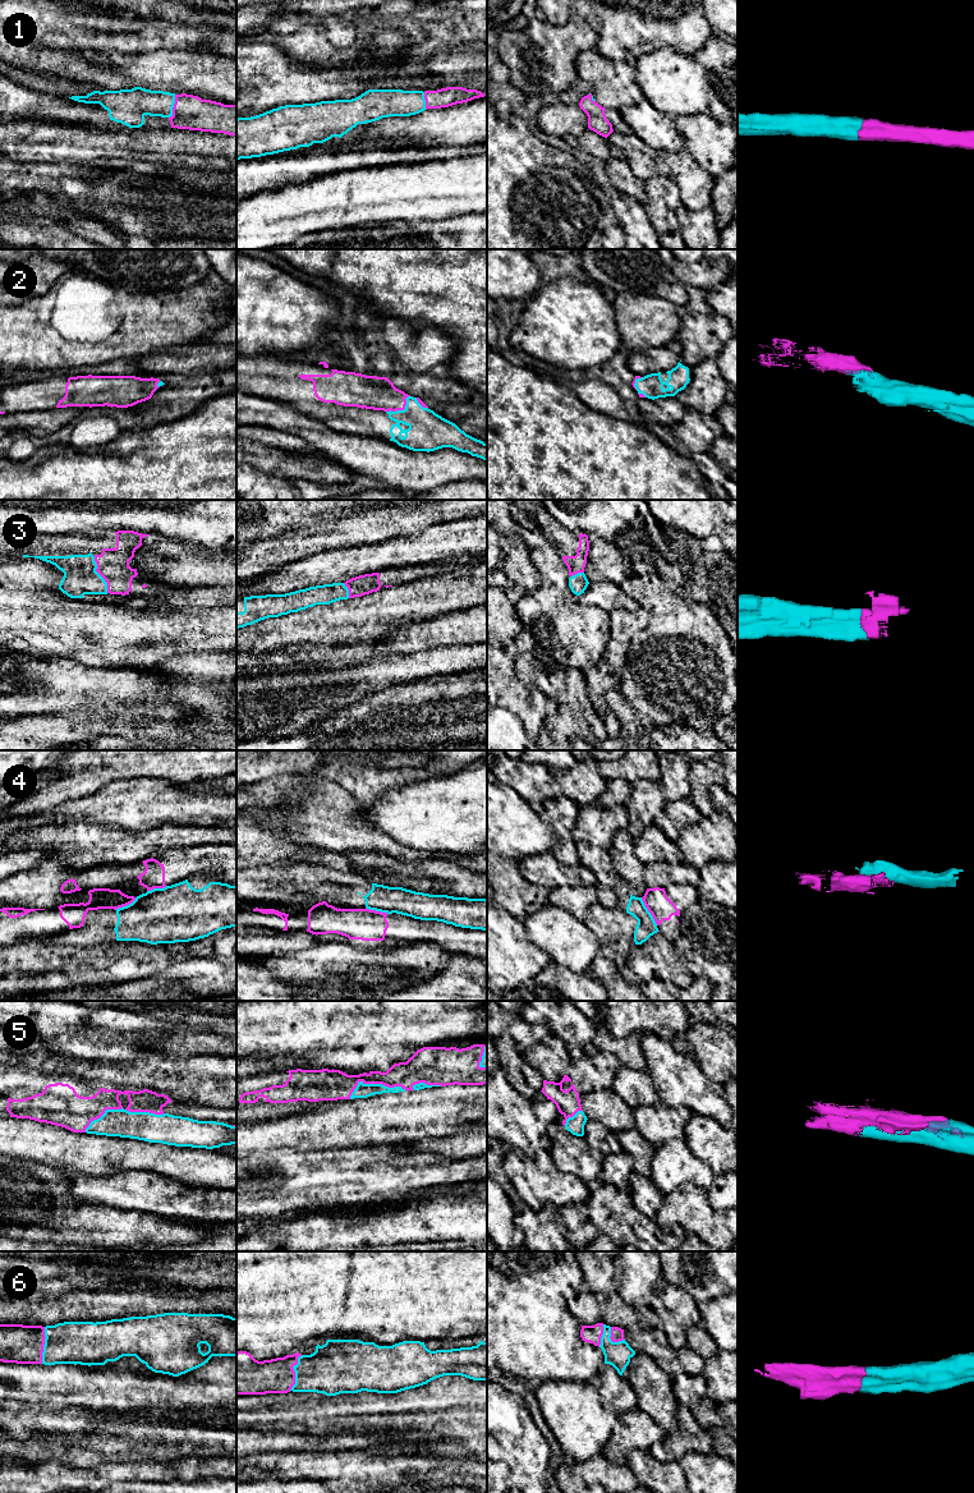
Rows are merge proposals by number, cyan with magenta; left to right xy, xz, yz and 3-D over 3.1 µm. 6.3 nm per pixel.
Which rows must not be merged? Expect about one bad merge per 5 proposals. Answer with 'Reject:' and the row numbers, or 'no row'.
Reject: 4

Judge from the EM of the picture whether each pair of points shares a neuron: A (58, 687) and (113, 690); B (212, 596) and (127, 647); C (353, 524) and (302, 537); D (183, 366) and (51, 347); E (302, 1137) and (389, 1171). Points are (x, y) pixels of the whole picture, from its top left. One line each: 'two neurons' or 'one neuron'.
A: one neuron
B: two neurons
C: one neuron
D: two neurons
E: two neurons

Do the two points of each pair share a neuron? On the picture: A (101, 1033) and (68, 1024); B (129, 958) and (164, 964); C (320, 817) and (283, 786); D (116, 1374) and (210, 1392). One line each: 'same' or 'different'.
A: same
B: same
C: same
D: same

